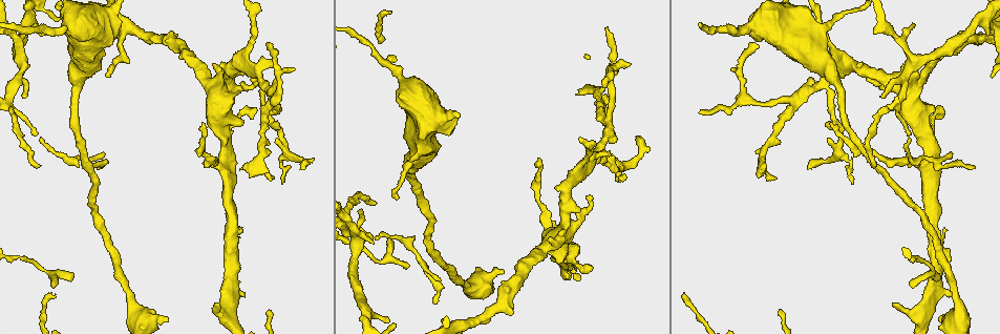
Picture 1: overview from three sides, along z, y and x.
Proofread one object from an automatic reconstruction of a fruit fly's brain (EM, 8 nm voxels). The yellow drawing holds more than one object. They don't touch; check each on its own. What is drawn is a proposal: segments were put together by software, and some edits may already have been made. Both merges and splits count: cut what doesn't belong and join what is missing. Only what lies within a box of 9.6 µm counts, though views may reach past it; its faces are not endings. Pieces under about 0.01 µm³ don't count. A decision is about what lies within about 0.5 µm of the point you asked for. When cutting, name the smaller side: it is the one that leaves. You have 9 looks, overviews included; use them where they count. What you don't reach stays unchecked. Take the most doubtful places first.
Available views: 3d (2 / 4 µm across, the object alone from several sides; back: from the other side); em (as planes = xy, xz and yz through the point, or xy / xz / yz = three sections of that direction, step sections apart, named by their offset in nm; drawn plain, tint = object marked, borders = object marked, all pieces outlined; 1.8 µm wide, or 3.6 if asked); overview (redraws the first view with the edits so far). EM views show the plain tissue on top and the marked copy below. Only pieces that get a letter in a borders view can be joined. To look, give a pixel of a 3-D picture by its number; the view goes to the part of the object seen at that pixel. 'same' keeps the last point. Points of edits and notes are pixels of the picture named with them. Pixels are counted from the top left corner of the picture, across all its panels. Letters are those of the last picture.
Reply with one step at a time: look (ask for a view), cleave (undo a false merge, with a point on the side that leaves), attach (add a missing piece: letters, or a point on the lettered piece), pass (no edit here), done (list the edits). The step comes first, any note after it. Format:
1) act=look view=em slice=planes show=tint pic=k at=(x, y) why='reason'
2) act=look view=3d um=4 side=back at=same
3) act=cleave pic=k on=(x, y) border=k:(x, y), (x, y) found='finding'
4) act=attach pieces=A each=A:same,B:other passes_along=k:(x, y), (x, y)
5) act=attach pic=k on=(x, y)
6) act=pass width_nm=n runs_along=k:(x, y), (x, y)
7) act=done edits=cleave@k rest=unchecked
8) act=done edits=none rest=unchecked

act=look view=3d um=2 pic=1 at=(269, 47) why='branch stops here'

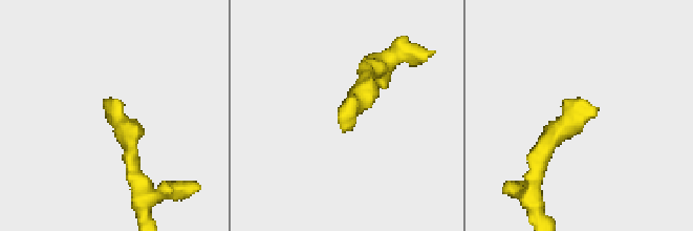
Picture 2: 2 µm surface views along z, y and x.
act=look view=em slice=xy step=4 show=tint pic=2 at=(595, 116)

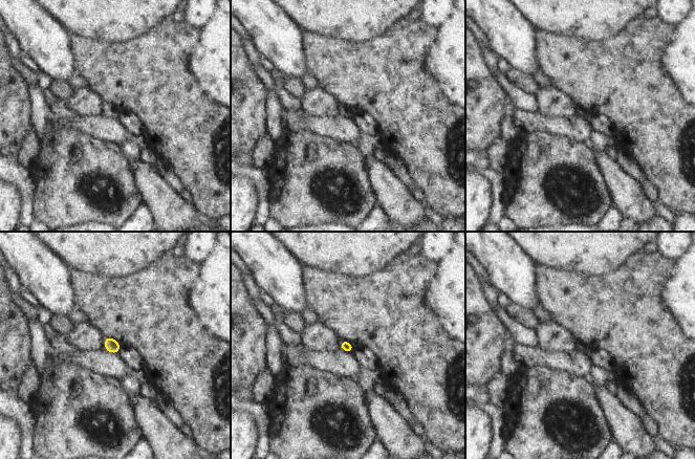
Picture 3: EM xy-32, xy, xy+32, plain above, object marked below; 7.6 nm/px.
act=look view=em slice=planes show=borders at=same why='cut it another way'

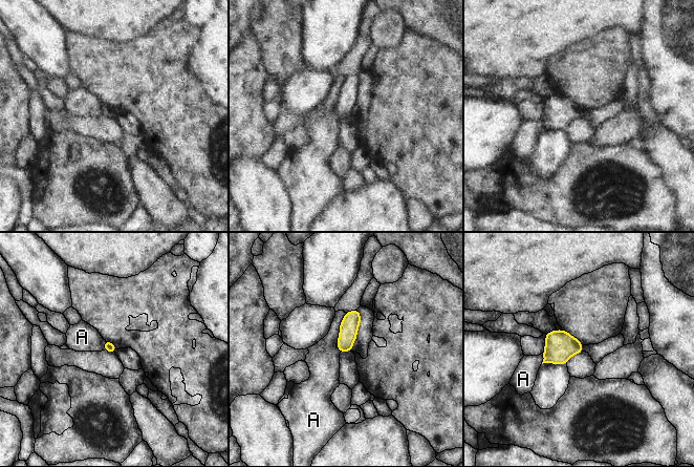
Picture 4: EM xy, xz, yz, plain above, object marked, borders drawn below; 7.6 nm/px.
act=pass each=A:other border=4:(346, 313), (340, 324), (337, 342) found='no lettered piece goes on from it'

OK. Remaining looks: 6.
act=look view=3d um=2 pic=1 at=(605, 28) why='thin end'

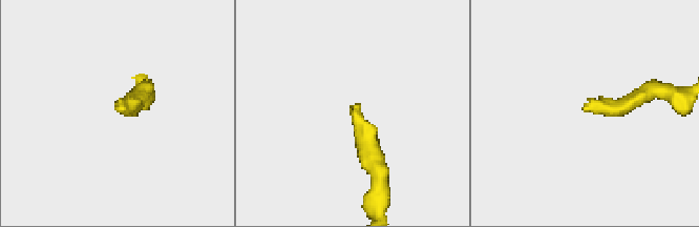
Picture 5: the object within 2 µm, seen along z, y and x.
act=look view=em slice=xz step=16 show=borders pic=5 at=(352, 106)

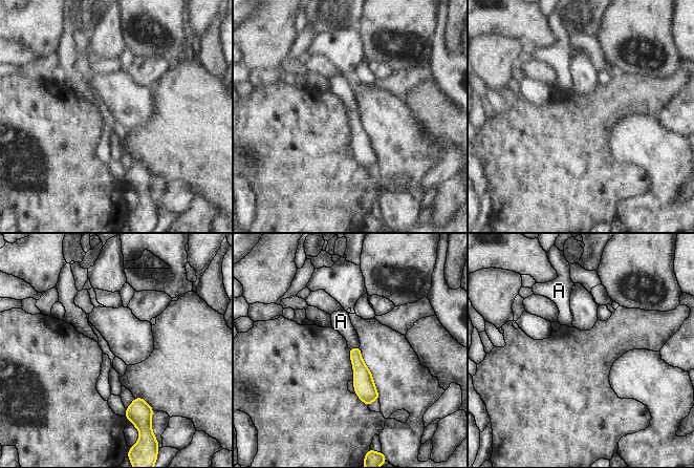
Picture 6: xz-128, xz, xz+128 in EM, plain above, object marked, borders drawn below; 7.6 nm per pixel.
act=attach pieces=A each=A:same passes_along=6:(363, 379), (354, 347), (341, 321) found='the cell continues'

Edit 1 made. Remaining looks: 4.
act=look view=3d um=4 pic=1 at=(874, 168)

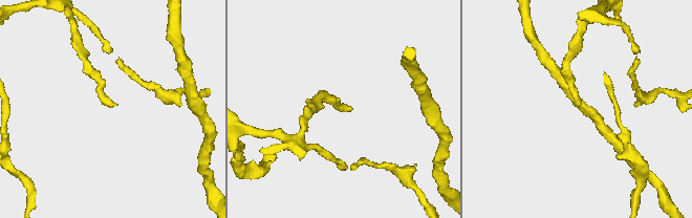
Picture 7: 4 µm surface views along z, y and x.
act=look view=em slice=planes show=borders pic=7 at=(349, 107) why='shape alone is not enough'

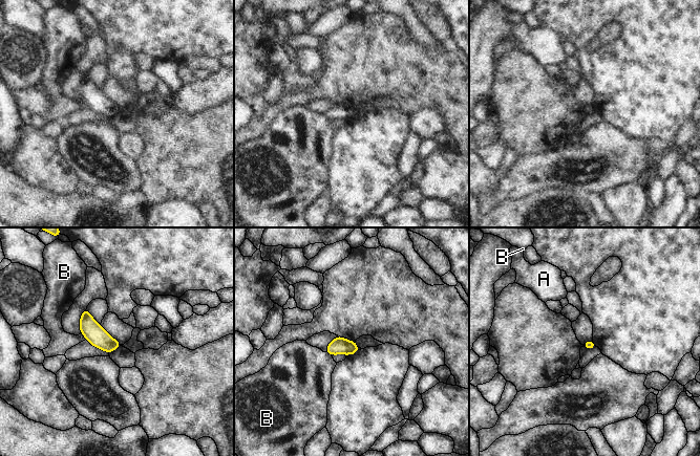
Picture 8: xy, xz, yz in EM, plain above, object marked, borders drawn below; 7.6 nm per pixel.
act=pass each=A:other,B:other border=8:(81, 332), (86, 339) found='none of them fits'

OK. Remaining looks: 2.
act=done edits=attach@6 rest=unchecked

